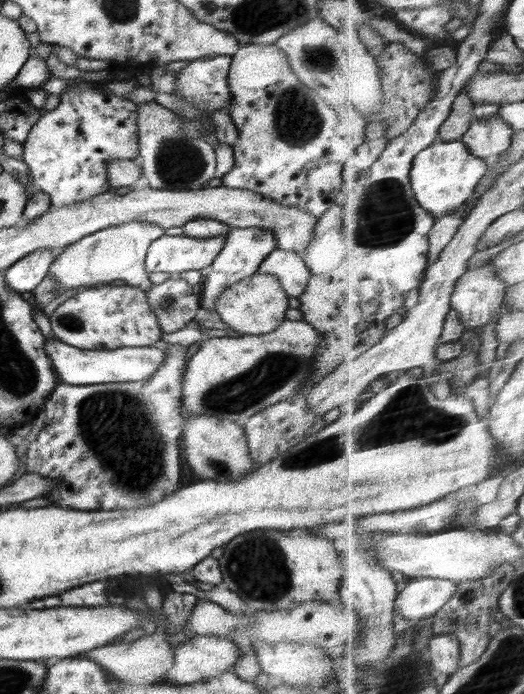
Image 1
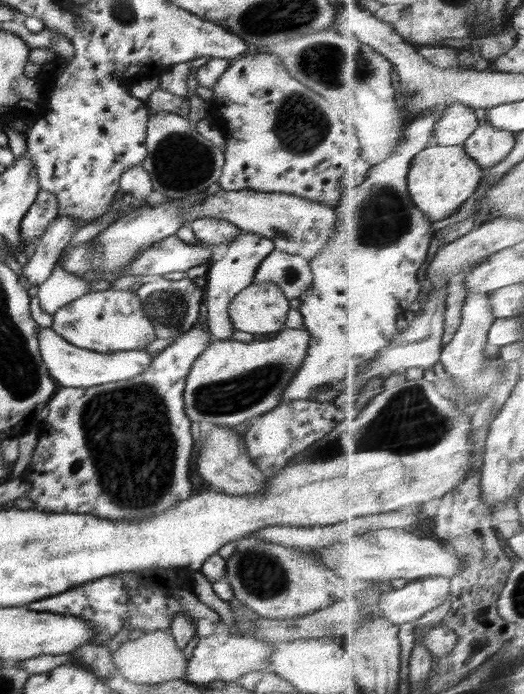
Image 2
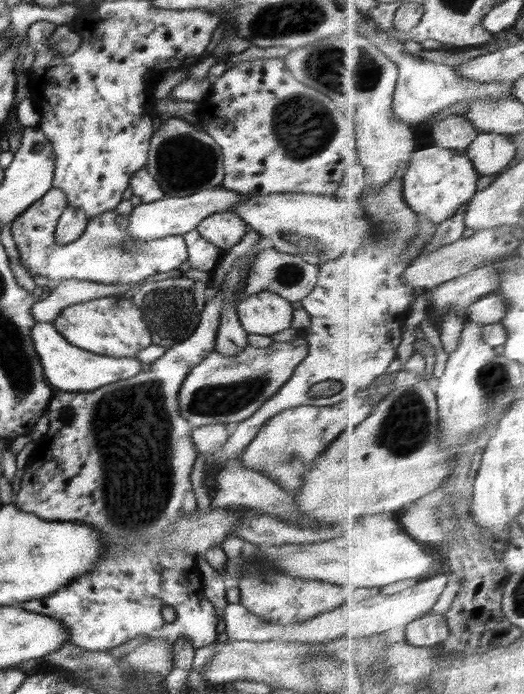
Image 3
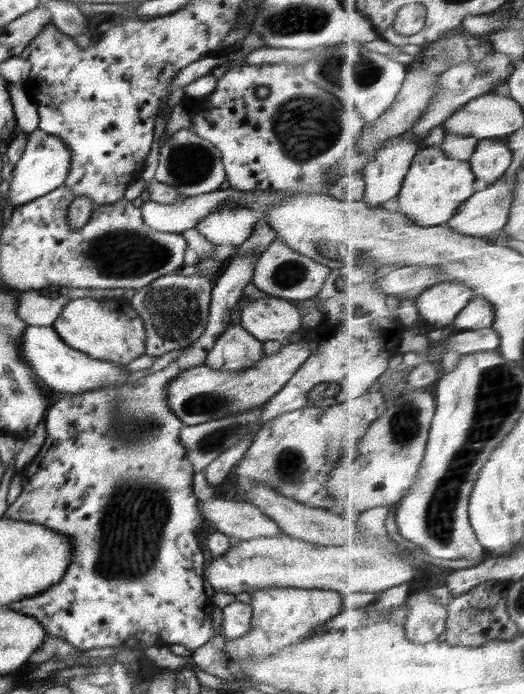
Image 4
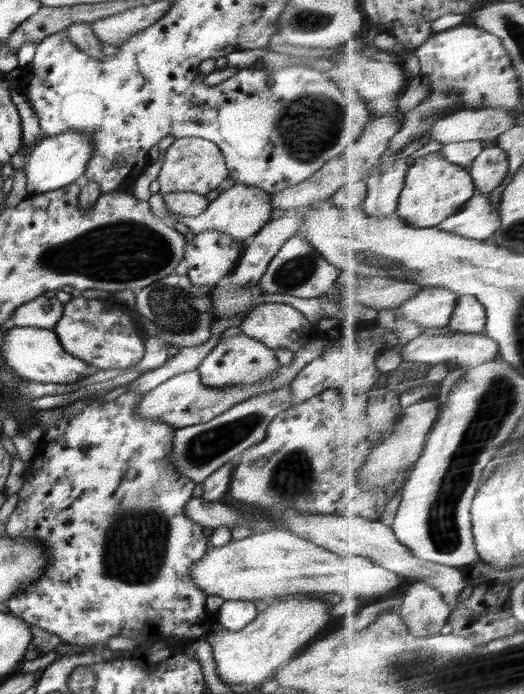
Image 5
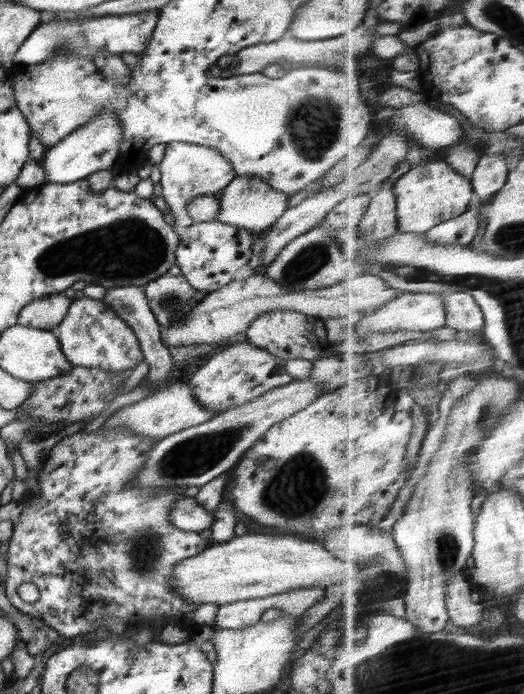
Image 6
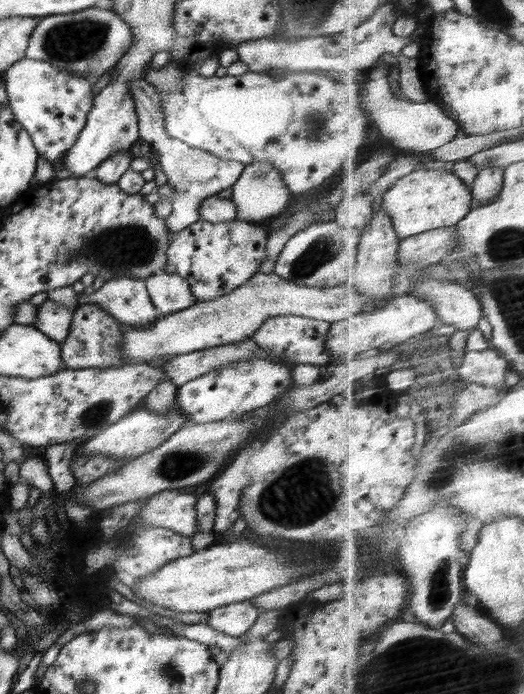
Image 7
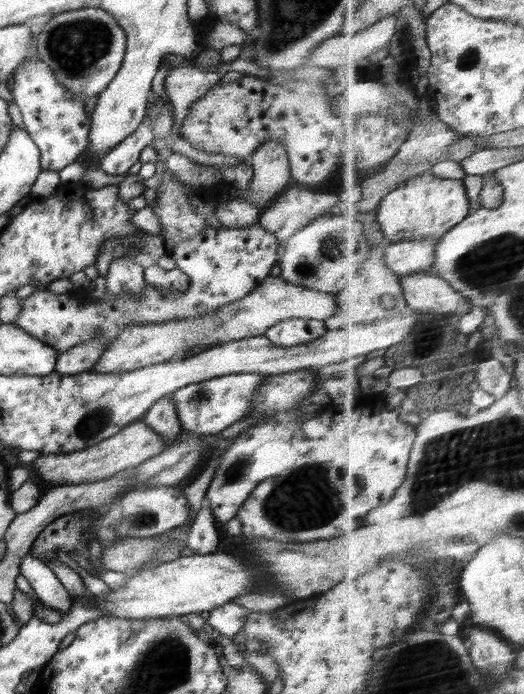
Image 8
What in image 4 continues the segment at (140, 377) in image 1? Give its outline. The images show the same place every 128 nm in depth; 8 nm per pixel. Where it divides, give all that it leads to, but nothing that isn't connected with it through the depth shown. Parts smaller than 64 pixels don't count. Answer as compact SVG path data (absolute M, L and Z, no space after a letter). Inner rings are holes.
M28 325L23 330L21 356L33 370L40 383L58 390L58 392L88 392L94 388L125 382L131 373L127 373L126 365L112 364L104 360L94 360L87 354L68 346L52 326Z

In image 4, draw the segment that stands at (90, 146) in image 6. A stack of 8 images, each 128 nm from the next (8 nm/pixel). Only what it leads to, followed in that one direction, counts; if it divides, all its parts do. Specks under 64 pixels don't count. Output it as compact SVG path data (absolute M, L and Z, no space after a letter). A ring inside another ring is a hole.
M36 129L34 133L27 136L27 139L24 153L16 167L13 167L13 173L9 181L7 199L12 202L13 210L17 206L42 198L42 196L63 186L71 167L70 150L66 148L66 144L60 138L50 136L42 130Z

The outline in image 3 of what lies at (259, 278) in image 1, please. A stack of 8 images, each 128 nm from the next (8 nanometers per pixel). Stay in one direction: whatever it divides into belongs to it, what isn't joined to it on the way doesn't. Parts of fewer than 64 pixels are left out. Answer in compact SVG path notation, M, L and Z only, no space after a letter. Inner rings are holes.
M267 290L247 295L247 298L237 305L237 315L242 328L247 333L261 334L262 336L269 337L290 327L292 311L292 305L289 300Z

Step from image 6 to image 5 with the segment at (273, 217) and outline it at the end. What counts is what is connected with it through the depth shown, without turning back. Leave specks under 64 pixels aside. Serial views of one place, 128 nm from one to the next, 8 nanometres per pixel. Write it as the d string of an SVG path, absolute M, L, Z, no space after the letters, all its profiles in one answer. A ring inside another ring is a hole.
M230 183L230 186L227 186L218 198L209 201L207 209L196 218L182 218L182 214L173 212L169 213L169 218L186 224L195 234L209 230L220 231L242 243L248 237L253 237L269 221L272 210L269 193L264 193L260 188L254 188L254 186Z

